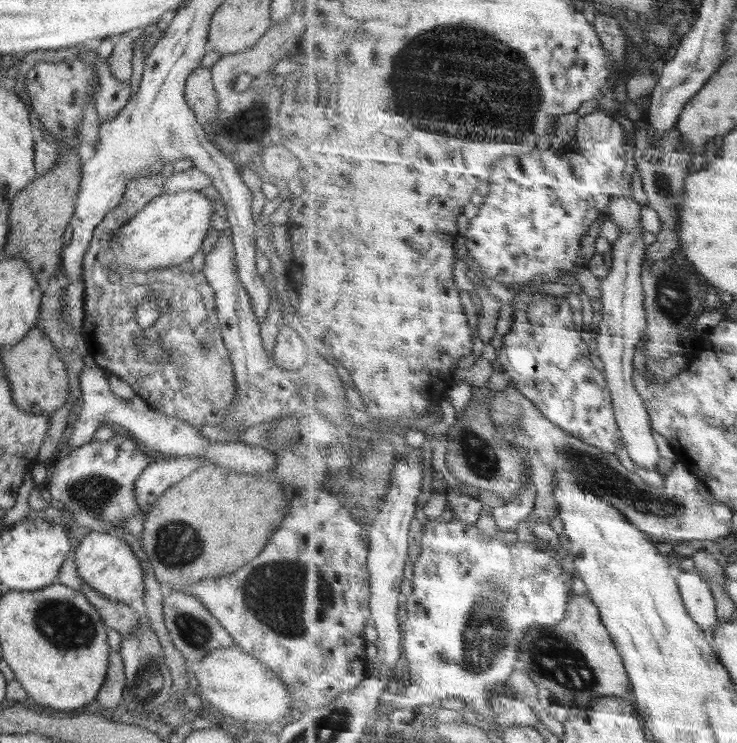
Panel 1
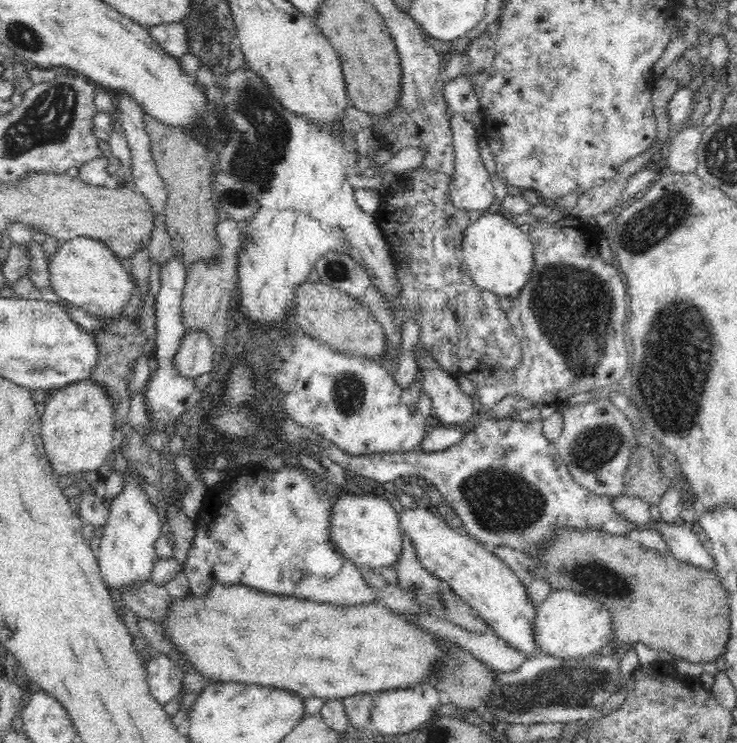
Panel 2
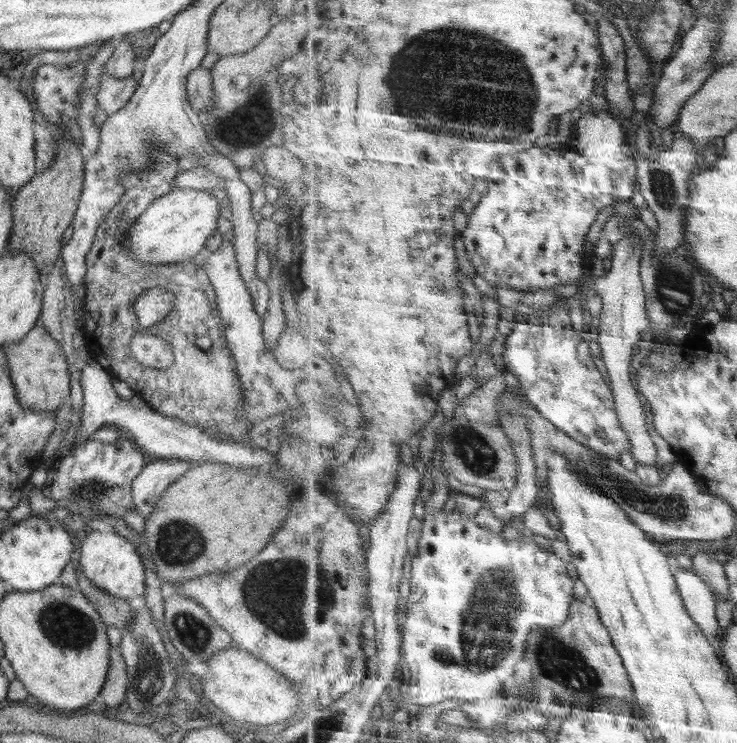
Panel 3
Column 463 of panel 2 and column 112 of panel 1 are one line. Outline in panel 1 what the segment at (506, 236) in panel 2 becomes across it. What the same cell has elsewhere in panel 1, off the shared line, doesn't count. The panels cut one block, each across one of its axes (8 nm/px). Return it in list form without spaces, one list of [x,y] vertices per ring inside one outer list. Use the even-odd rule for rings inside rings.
[[[180,190],[158,196],[148,202],[120,231],[114,233],[110,262],[142,271],[187,264],[202,249],[204,238],[213,226],[211,217],[215,211],[215,202],[200,191]]]

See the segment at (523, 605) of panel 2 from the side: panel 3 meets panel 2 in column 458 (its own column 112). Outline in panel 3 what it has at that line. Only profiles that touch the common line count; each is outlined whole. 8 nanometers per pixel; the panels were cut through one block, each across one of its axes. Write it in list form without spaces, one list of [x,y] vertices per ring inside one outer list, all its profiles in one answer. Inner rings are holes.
[[[94,530],[82,533],[79,545],[79,564],[84,576],[91,580],[104,592],[131,601],[132,598],[142,597],[145,593],[144,559],[136,552],[135,546],[117,530],[100,532]]]

